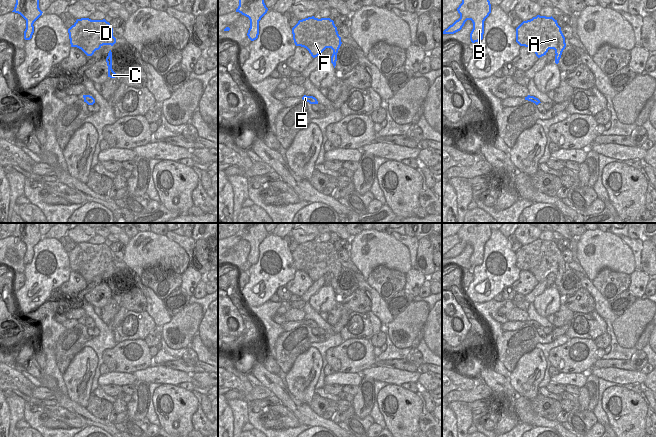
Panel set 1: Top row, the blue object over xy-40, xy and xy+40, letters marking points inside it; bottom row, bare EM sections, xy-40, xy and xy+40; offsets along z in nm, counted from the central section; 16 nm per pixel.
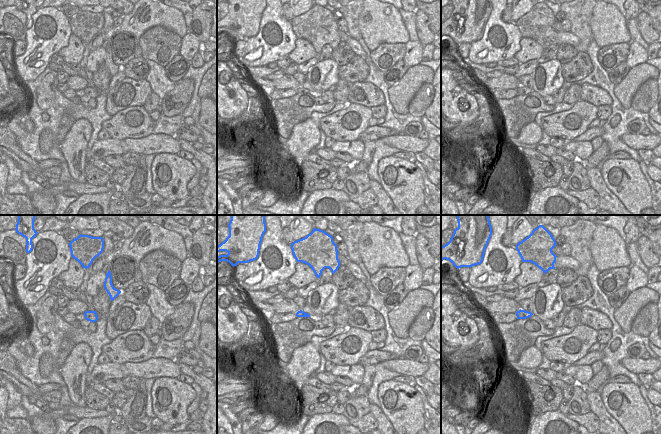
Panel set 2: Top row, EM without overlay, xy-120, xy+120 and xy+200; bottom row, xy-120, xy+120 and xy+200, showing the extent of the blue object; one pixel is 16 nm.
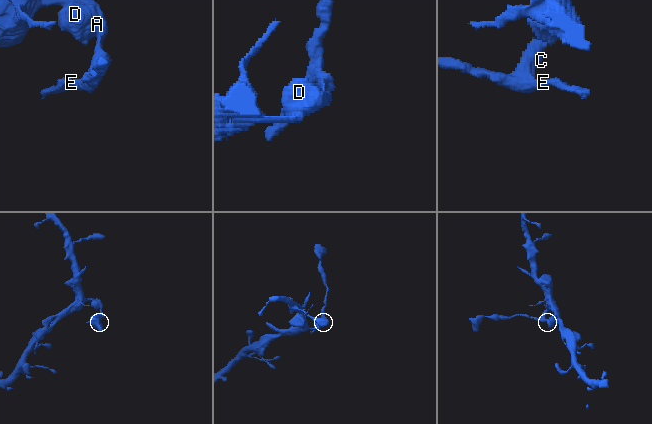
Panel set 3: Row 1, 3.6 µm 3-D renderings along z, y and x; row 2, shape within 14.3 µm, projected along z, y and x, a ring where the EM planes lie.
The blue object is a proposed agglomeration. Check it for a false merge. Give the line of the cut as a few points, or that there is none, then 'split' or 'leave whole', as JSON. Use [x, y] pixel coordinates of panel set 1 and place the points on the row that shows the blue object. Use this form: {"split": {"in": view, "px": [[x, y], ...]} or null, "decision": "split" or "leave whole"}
{"split": {"in": "xy-40", "px": [[109, 51], [111, 61]]}, "decision": "split"}

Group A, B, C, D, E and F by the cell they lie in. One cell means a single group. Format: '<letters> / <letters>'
A B D F / C E

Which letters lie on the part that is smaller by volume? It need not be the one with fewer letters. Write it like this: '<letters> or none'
C, E

